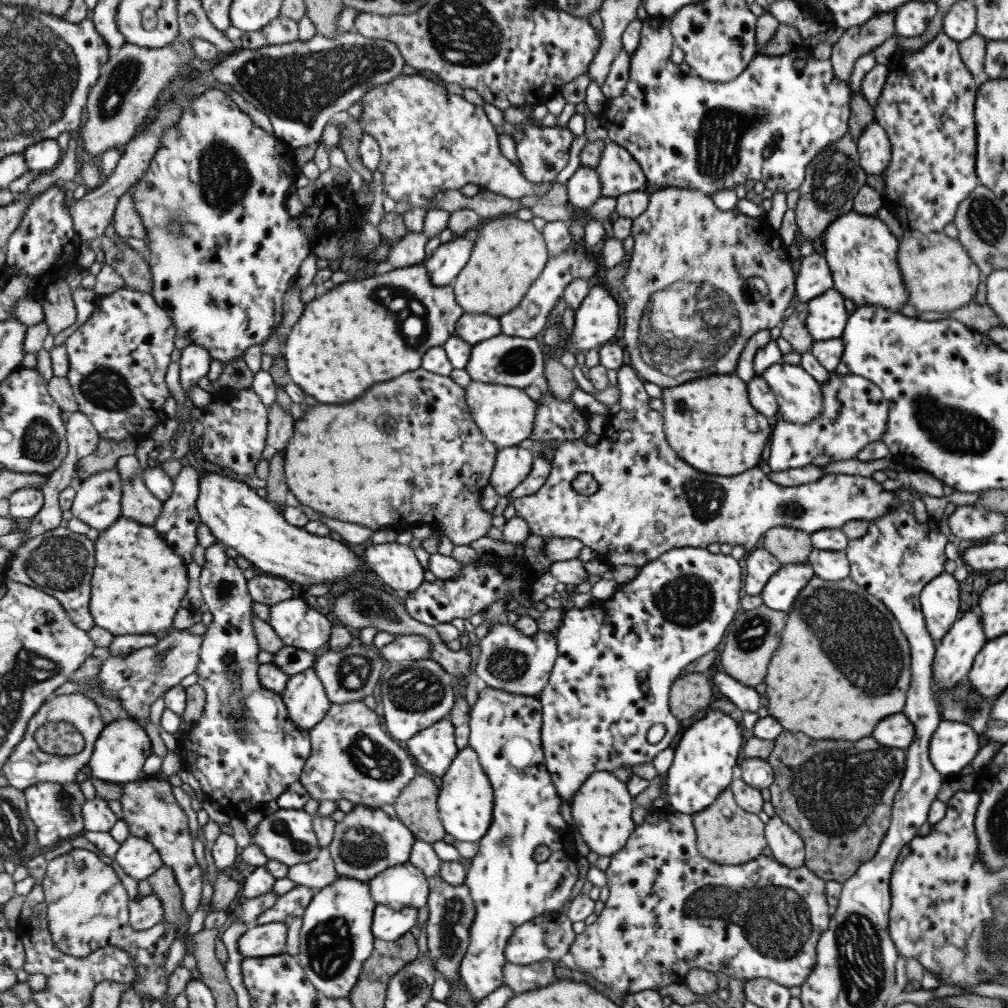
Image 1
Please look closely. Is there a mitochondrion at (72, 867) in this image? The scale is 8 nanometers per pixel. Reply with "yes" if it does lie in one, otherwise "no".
no

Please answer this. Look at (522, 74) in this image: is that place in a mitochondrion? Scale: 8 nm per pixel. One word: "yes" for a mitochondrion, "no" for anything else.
no

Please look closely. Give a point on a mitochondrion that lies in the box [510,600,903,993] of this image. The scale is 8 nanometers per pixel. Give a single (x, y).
(833, 786)

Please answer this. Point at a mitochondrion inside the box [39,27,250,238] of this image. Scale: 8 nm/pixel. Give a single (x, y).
(117, 88)

